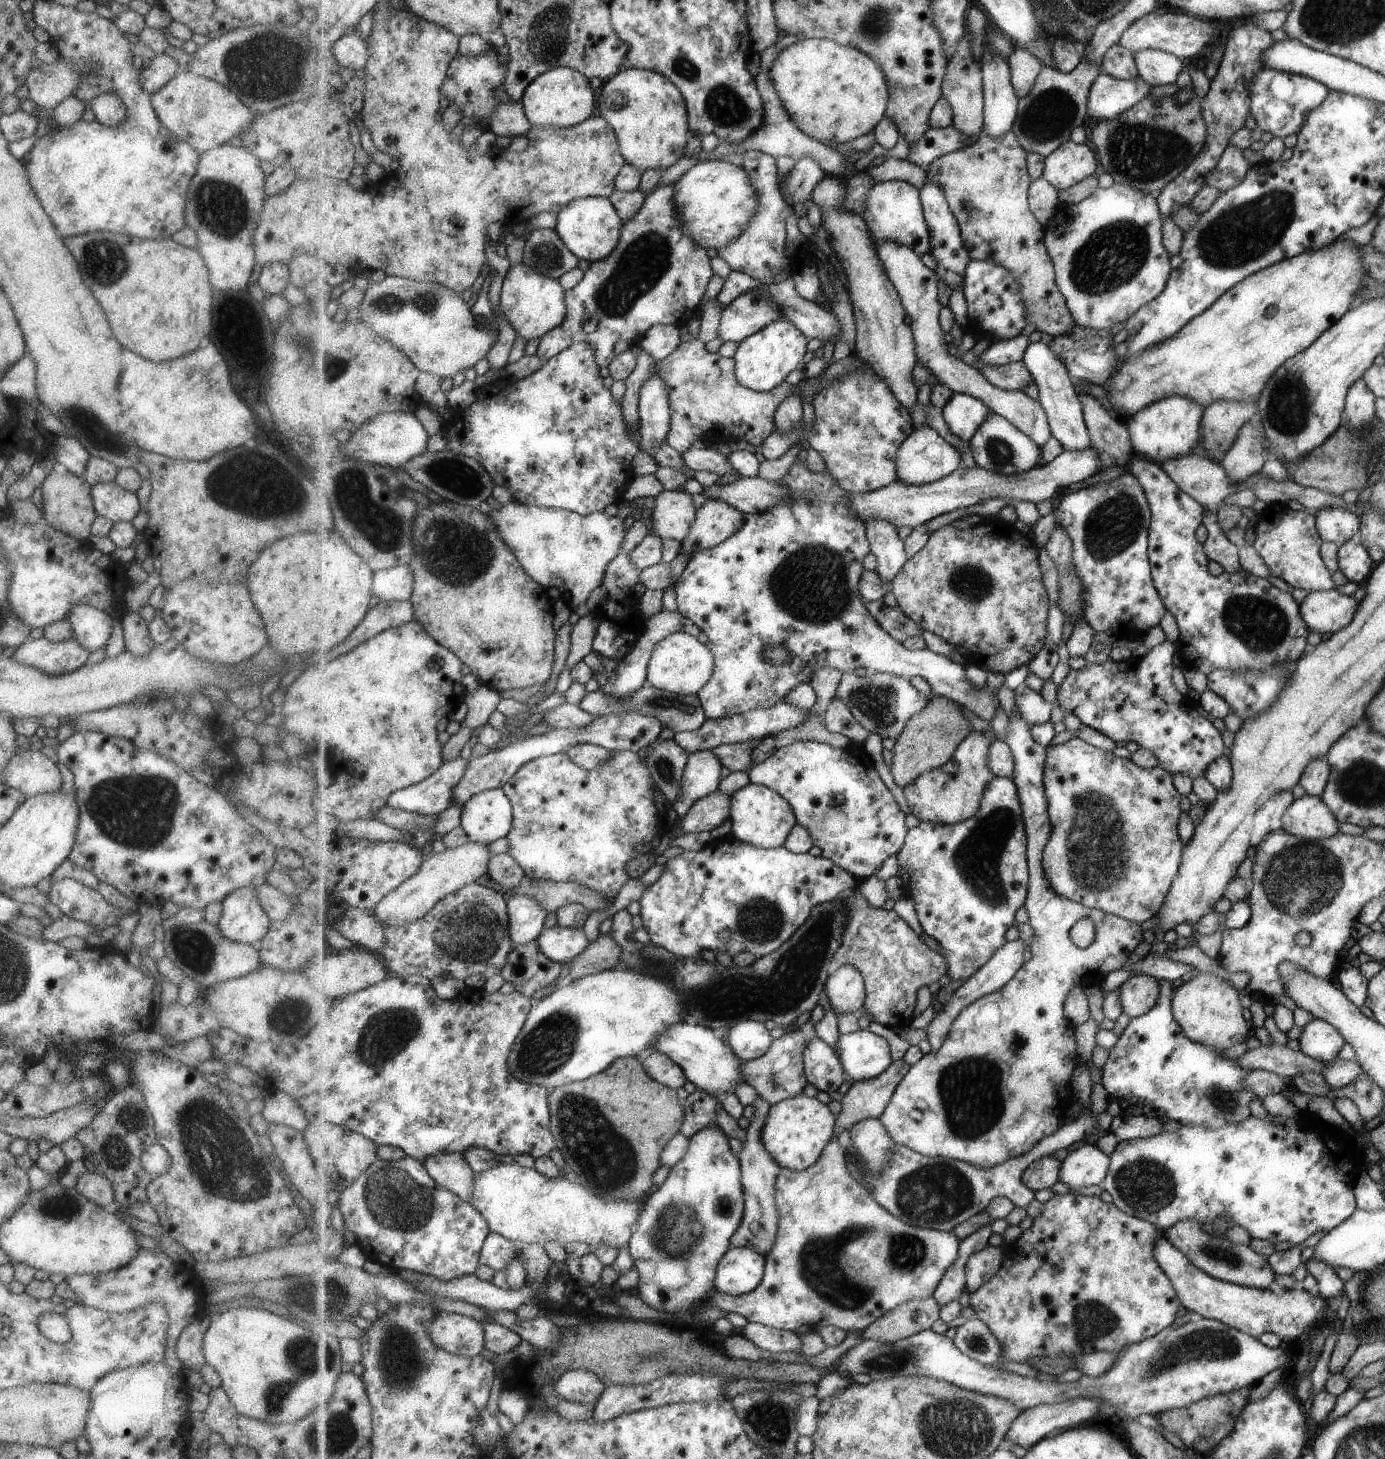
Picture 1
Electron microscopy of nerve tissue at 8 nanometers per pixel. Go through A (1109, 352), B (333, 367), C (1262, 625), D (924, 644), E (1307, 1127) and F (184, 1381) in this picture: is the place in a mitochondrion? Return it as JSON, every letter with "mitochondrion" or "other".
{"A":"other","B":"mitochondrion","C":"mitochondrion","D":"other","E":"other","F":"other"}

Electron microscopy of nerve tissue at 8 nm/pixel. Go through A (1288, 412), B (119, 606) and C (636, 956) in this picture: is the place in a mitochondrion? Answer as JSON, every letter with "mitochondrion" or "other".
{"A":"mitochondrion","B":"other","C":"mitochondrion"}

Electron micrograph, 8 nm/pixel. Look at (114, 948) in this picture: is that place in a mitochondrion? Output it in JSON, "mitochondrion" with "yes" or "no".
{"mitochondrion":"no"}

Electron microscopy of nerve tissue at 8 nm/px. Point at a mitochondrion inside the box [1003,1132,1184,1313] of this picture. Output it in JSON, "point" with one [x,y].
{"point":[1145,1185]}

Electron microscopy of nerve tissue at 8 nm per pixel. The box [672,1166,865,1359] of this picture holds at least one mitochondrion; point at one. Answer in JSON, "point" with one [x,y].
{"point":[722,1207]}

